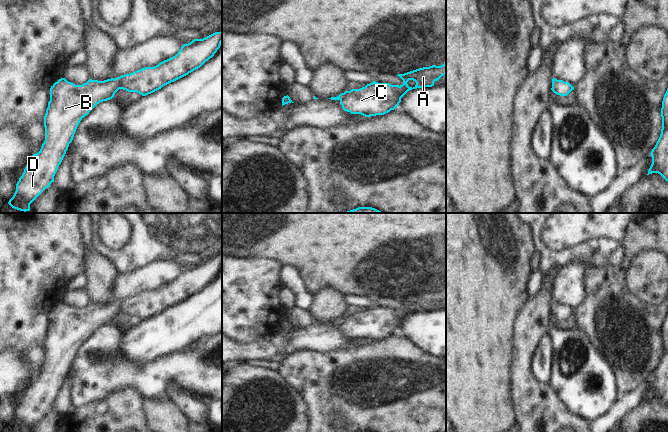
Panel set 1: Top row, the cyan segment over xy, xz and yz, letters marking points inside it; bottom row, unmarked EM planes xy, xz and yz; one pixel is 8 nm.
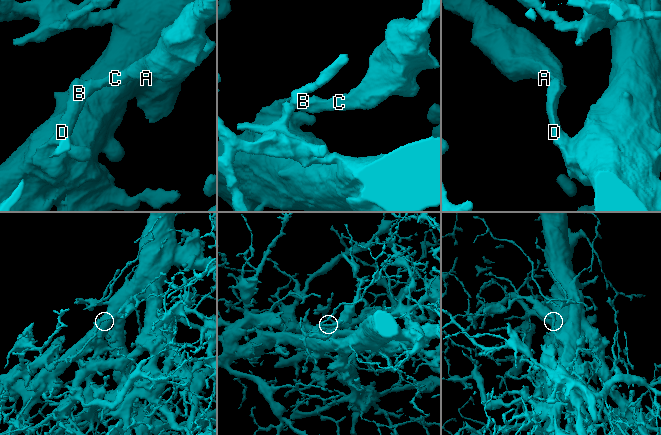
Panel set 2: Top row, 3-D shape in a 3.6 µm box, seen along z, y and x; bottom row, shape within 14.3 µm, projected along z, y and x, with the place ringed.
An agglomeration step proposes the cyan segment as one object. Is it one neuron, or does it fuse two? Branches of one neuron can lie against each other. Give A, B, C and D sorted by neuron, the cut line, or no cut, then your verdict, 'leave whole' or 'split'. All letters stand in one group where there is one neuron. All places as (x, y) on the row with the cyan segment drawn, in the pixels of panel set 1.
groups A B C D; cut none; leave whole

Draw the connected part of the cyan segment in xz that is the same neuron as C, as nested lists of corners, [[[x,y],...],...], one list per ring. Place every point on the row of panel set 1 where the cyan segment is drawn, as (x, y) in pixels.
[[[446,57],[441,66],[432,65],[429,67],[419,68],[404,74],[398,74],[402,80],[402,85],[391,85],[389,83],[378,83],[373,81],[360,89],[345,91],[337,97],[331,97],[331,100],[339,100],[344,111],[351,114],[361,114],[365,117],[384,115],[397,108],[401,98],[410,90],[434,86],[434,82],[446,74]]]

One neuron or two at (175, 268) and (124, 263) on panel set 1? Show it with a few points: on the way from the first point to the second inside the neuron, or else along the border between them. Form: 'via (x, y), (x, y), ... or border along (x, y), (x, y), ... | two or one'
border along (169, 260), (153, 260), (130, 273), (124, 274) | two

